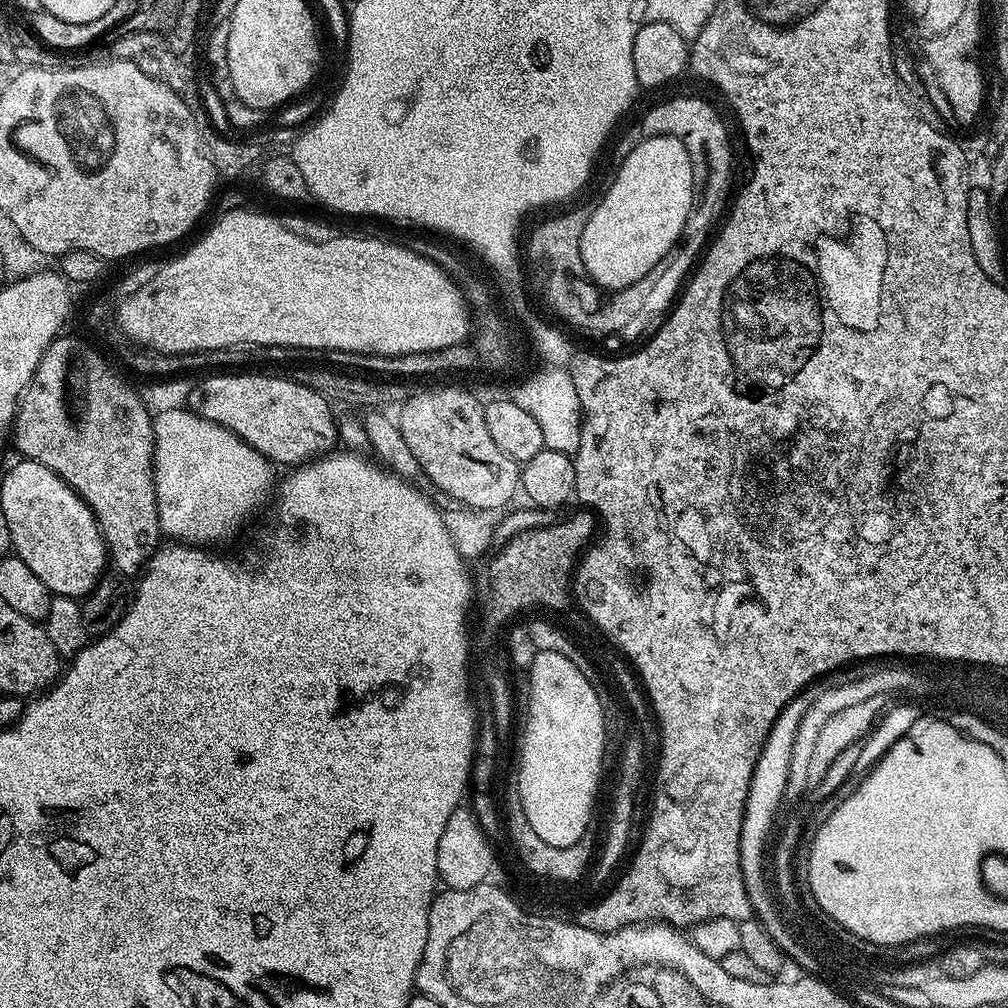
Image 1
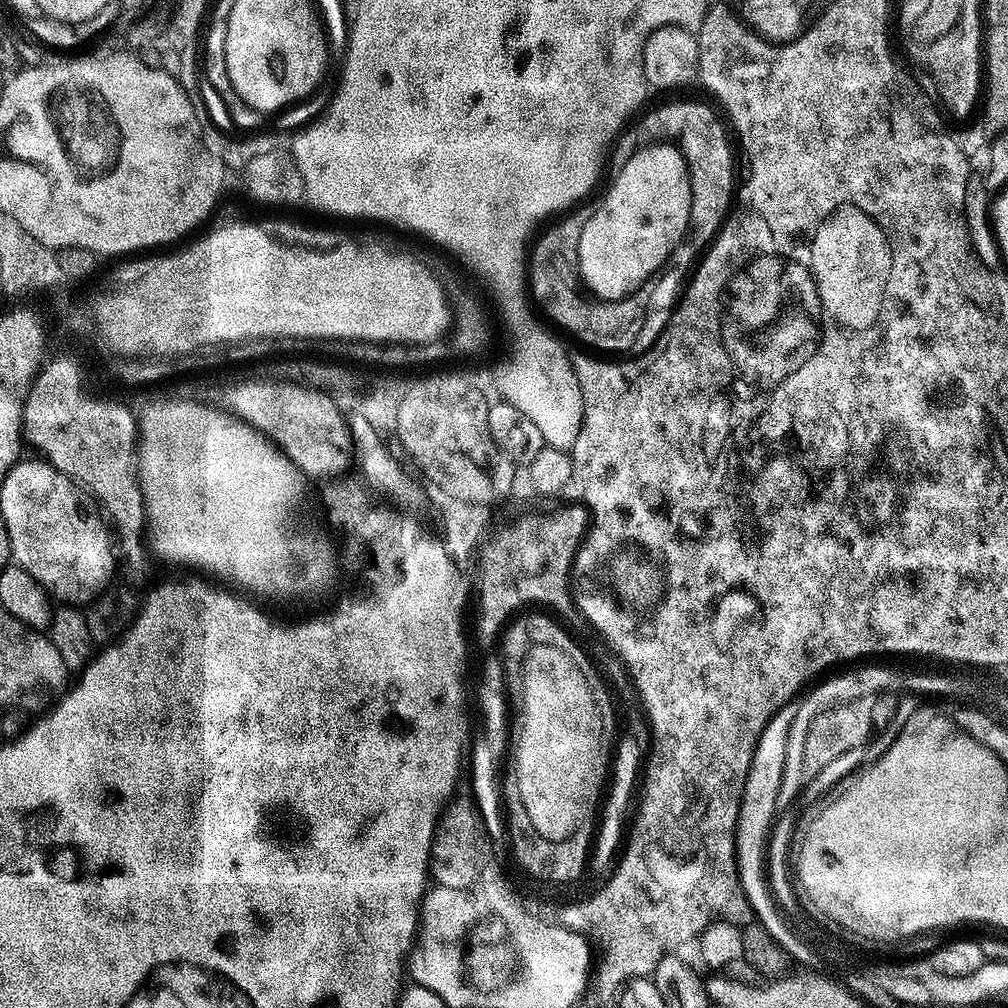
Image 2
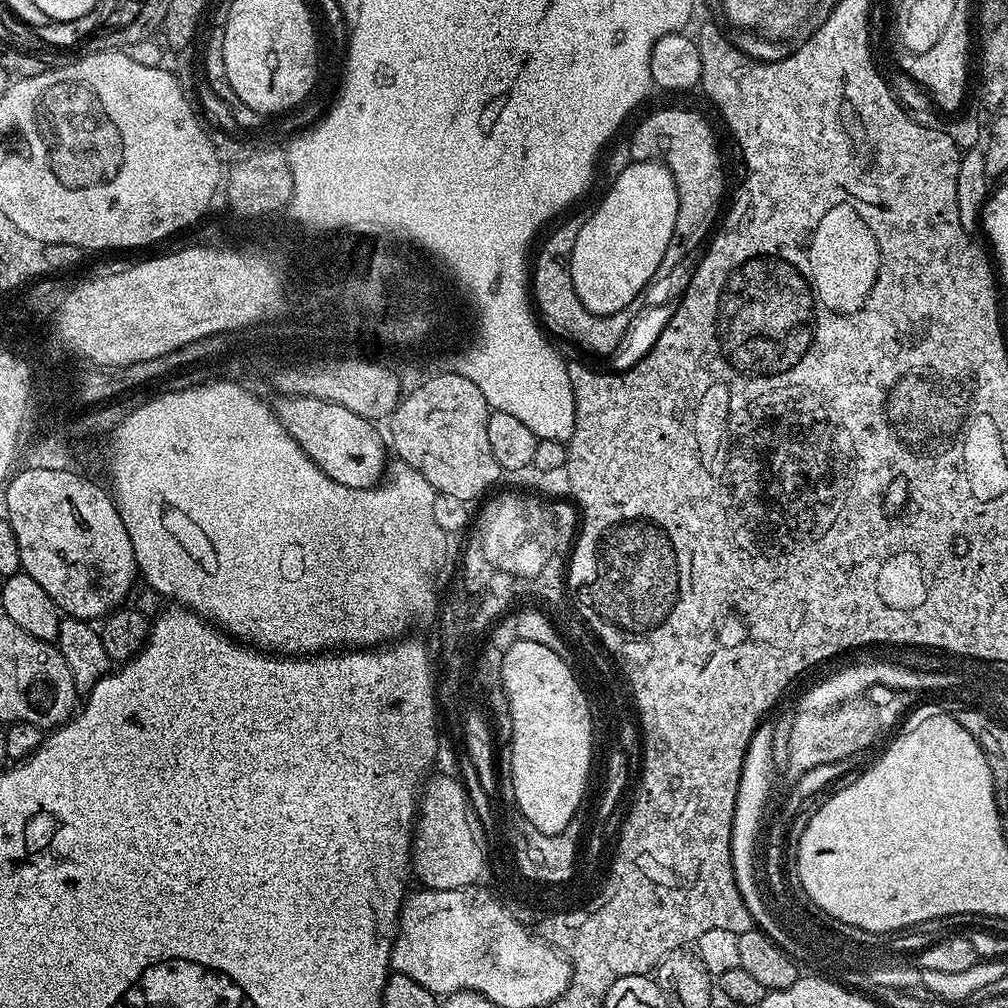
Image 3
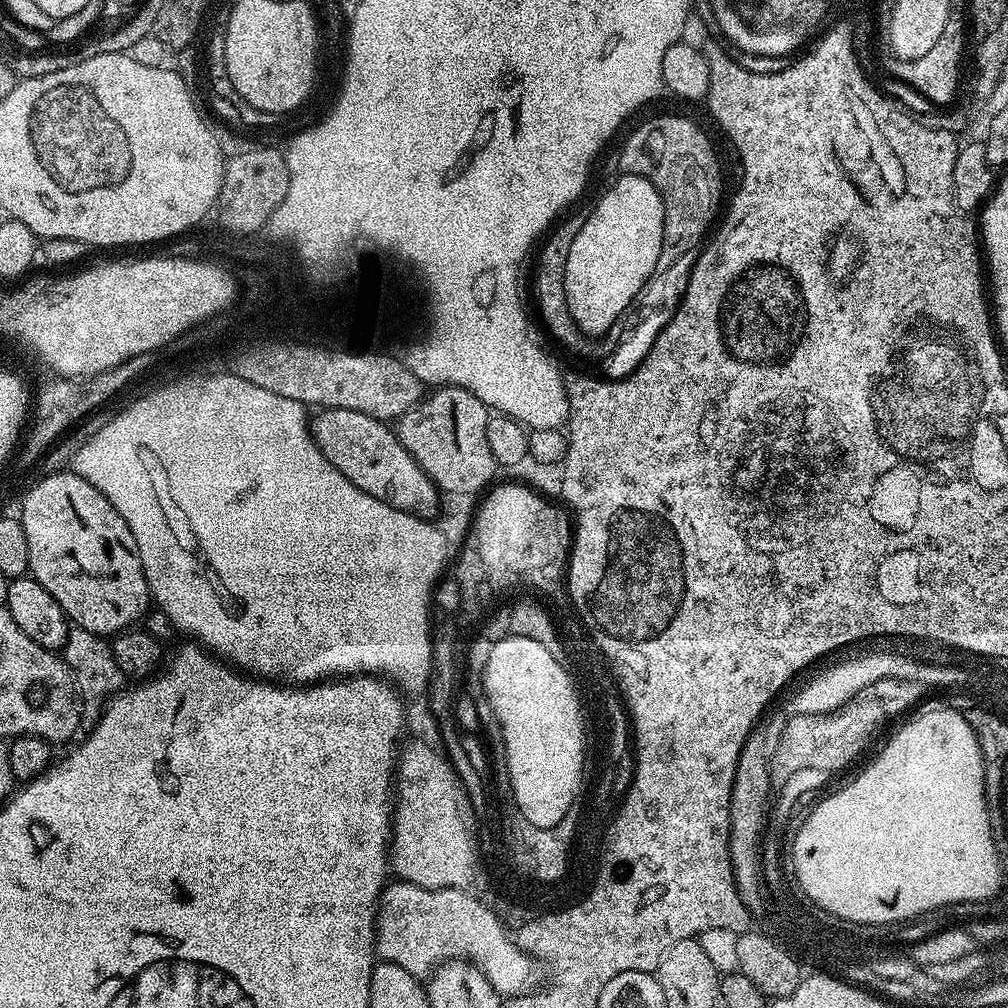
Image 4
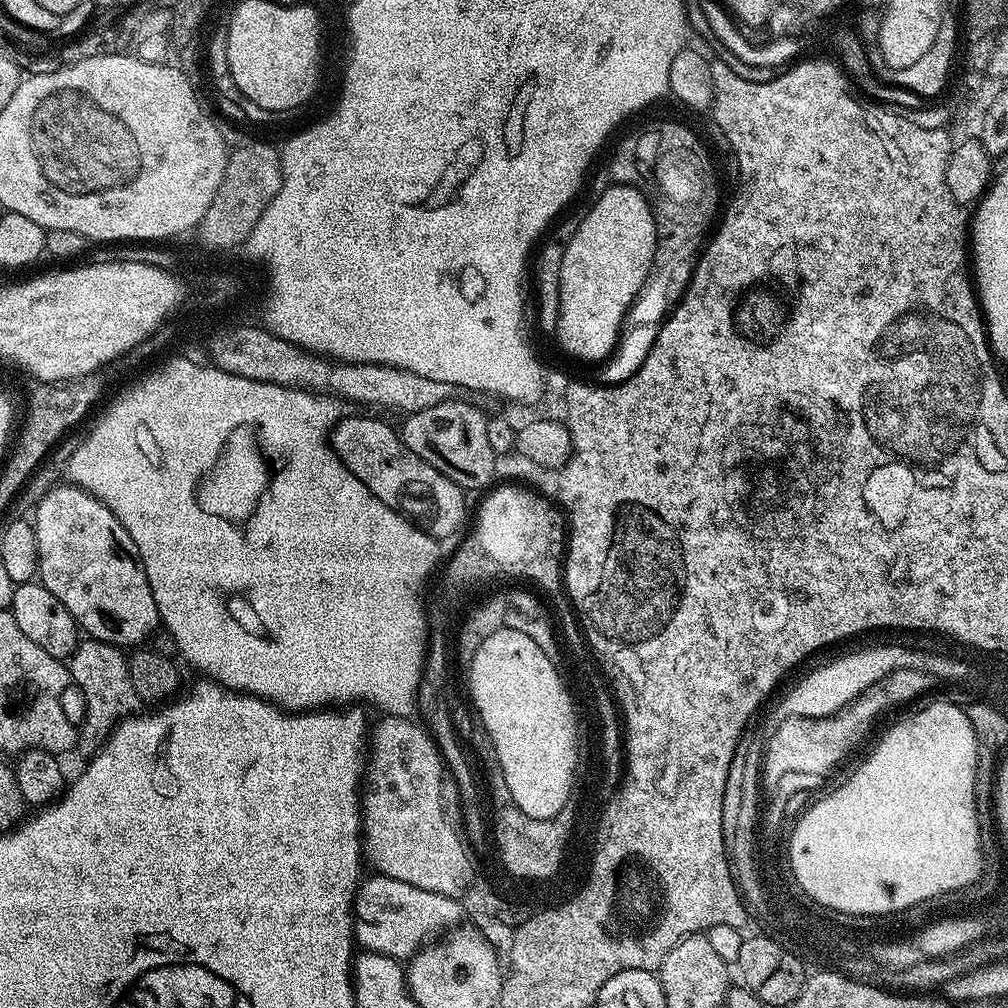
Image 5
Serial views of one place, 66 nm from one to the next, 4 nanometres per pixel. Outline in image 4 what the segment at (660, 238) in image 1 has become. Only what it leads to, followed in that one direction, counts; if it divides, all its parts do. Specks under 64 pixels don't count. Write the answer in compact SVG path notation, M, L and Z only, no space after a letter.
M620 174L620 177L618 177L601 196L598 196L596 205L591 210L586 222L582 225L582 230L578 231L577 237L574 238L574 242L571 243L569 258L566 259L566 302L569 303L570 314L573 316L574 322L587 337L600 338L605 334L611 333L613 331L611 328L615 326L616 319L635 302L636 295L638 295L643 288L647 289L649 287L650 281L656 275L662 264L656 259L656 252L660 252L660 200L656 200L654 186L646 178L642 178L641 176Z

